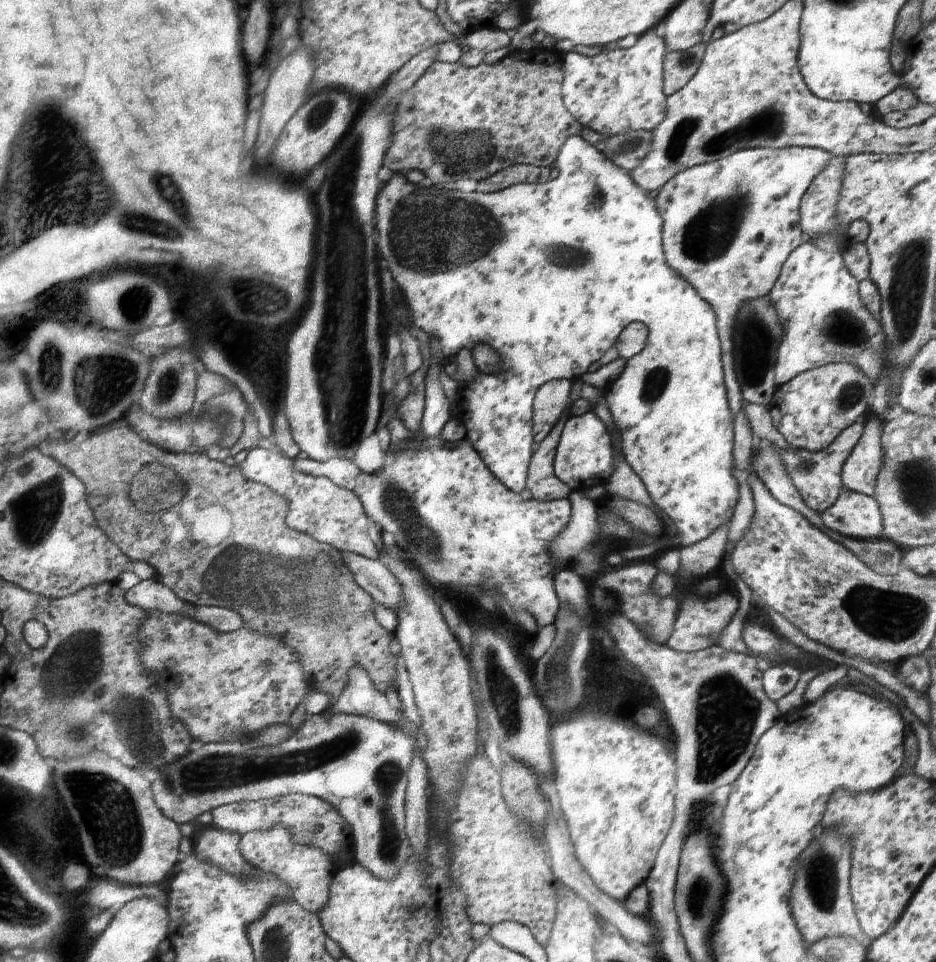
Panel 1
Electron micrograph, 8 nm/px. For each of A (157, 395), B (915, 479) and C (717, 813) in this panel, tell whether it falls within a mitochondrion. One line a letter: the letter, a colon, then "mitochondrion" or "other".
A: mitochondrion
B: mitochondrion
C: other

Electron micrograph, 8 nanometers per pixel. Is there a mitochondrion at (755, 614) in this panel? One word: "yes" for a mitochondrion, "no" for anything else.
no

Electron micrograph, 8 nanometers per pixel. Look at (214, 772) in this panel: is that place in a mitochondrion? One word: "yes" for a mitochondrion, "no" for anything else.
yes

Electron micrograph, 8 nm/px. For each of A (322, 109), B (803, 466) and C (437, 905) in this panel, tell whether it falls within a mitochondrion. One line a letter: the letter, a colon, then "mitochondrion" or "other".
A: mitochondrion
B: mitochondrion
C: other

